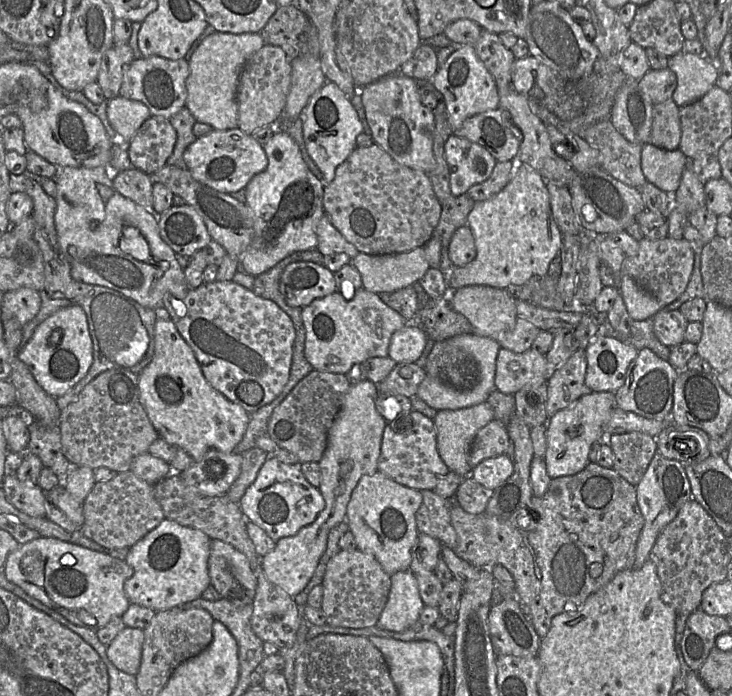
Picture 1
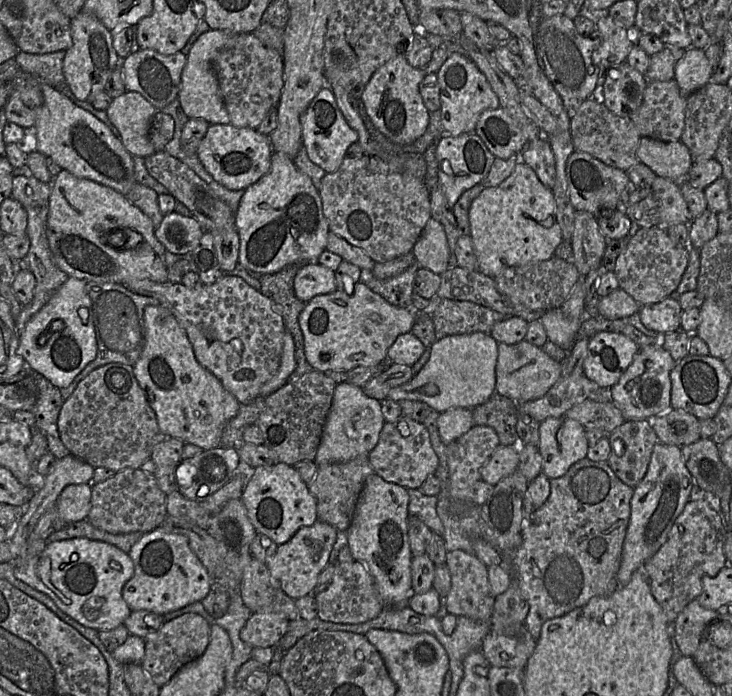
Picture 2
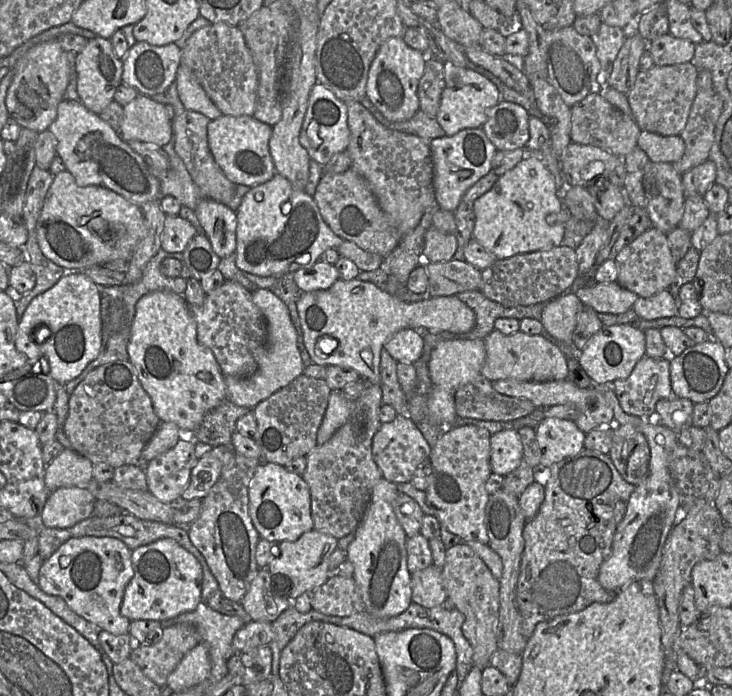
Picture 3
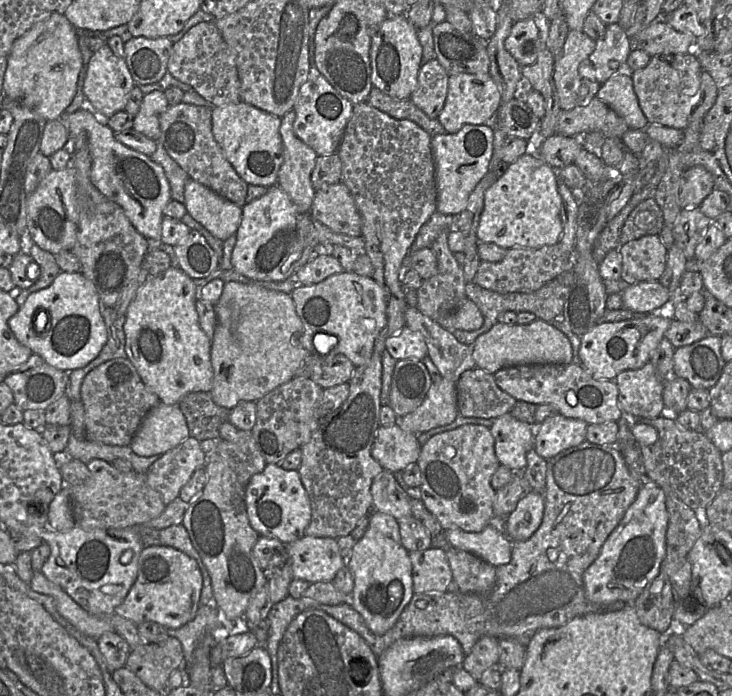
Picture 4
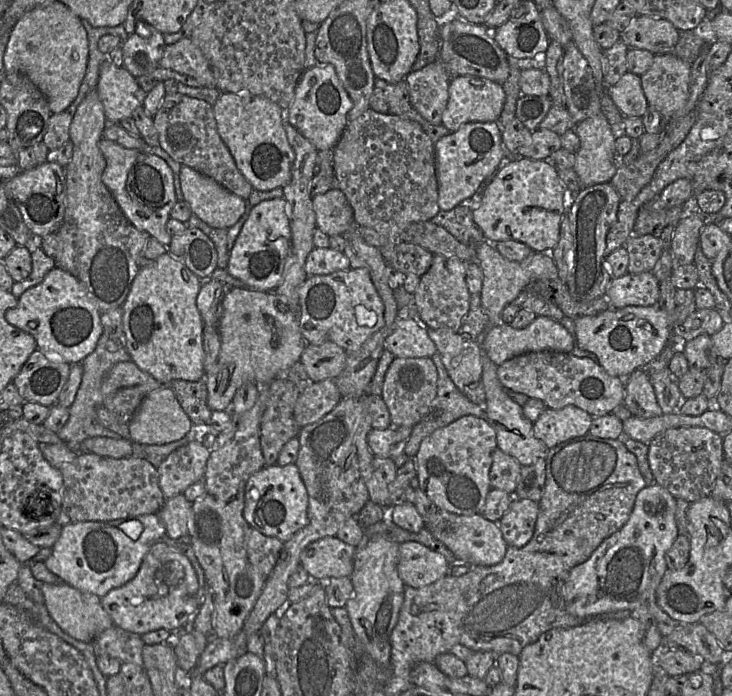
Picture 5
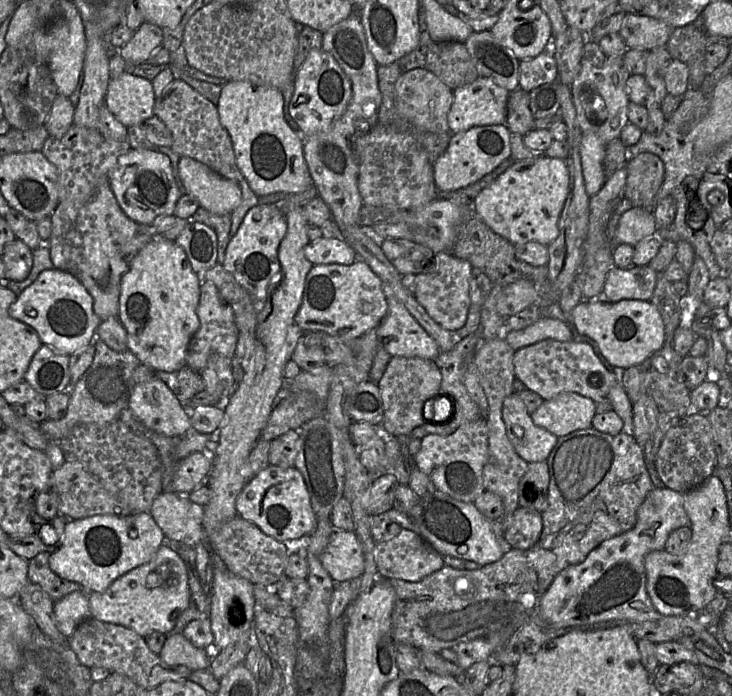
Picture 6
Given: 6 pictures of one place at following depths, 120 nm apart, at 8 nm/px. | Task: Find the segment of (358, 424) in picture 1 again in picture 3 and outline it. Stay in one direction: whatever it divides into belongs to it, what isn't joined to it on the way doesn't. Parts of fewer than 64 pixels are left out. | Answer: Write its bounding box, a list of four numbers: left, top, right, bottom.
[267,390,355,600]

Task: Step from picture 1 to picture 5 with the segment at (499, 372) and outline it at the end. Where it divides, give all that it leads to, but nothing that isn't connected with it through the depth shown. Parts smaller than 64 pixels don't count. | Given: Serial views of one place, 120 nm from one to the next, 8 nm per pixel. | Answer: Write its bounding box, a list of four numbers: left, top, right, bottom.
[481,316,573,366]

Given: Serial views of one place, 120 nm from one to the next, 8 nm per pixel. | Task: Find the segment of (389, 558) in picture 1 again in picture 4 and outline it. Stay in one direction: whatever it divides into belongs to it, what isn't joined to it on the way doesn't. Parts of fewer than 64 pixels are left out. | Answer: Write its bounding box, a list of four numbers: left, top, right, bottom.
[346,510,413,635]

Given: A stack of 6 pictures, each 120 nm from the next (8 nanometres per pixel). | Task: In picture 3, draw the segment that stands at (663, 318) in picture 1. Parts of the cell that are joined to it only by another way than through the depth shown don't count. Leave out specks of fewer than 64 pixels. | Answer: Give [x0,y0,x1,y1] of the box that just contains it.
[632,290,678,320]

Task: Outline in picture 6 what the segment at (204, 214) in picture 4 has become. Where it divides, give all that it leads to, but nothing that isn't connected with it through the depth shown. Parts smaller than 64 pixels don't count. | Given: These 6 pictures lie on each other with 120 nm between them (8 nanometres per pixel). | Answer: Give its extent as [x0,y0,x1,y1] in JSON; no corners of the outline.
[178,156,242,215]

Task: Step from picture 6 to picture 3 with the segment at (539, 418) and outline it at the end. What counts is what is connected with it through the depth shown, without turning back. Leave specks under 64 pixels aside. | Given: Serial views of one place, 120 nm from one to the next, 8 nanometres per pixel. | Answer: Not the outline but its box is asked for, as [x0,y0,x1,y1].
[535,417,586,471]

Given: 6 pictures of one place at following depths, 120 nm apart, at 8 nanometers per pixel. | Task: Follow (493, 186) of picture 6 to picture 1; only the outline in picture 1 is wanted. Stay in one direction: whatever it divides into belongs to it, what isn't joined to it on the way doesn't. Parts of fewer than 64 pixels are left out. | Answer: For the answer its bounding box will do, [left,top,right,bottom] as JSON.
[445,160,563,291]

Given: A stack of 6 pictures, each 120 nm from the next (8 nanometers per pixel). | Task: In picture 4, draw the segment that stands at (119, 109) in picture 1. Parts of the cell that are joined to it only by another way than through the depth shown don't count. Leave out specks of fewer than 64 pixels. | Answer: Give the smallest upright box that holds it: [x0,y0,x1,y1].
[132,91,168,141]

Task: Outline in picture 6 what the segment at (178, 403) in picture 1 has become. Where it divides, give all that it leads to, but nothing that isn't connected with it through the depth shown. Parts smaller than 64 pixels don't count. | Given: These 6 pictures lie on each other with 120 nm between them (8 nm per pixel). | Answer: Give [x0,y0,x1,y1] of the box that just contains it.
[118,236,202,372]

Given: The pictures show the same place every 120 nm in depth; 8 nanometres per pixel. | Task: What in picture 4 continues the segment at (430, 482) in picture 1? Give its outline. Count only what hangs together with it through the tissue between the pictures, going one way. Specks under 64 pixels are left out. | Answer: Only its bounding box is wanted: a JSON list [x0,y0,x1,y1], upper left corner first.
[371,423,421,473]

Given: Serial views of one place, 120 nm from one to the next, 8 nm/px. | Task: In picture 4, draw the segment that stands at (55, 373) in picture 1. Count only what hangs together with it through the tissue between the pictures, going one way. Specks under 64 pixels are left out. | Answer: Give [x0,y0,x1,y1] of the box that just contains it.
[8,271,107,373]

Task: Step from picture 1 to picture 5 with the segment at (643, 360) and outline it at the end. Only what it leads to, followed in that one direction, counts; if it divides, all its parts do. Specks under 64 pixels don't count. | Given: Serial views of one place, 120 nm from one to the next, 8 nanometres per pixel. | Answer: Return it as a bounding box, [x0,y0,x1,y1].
[623,369,662,419]

